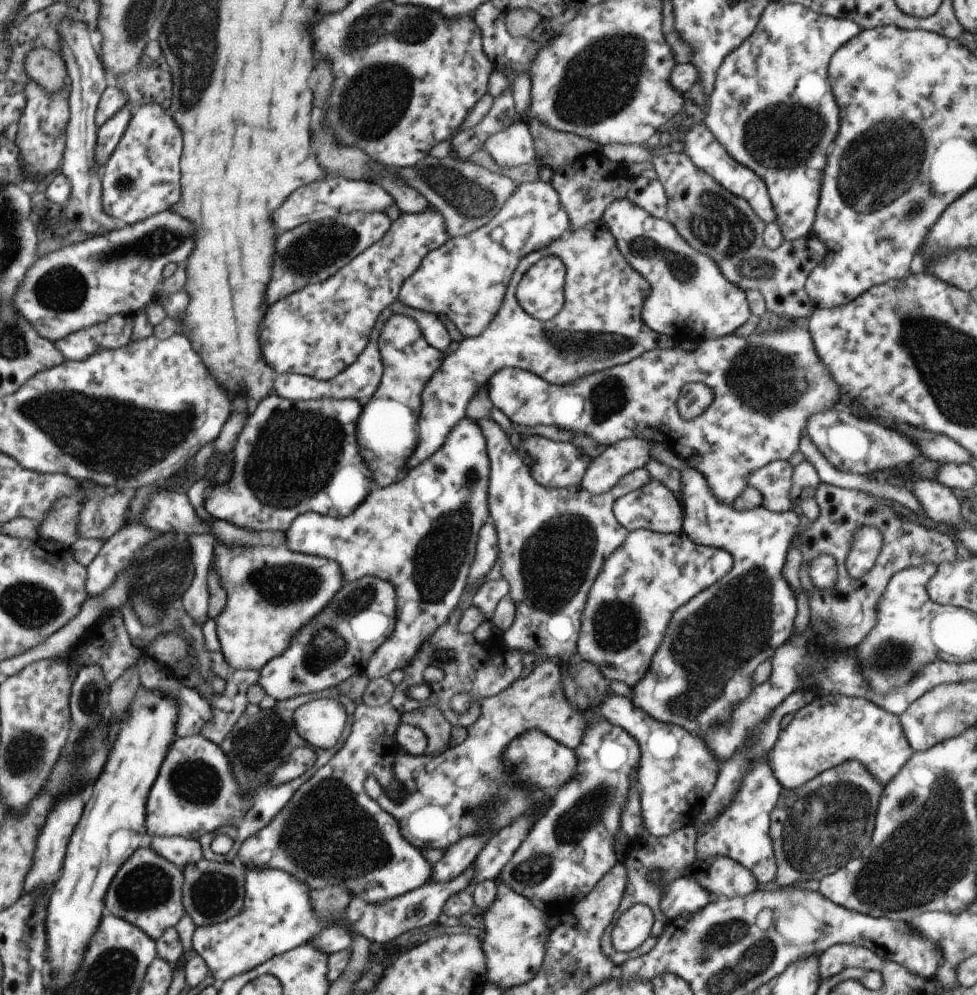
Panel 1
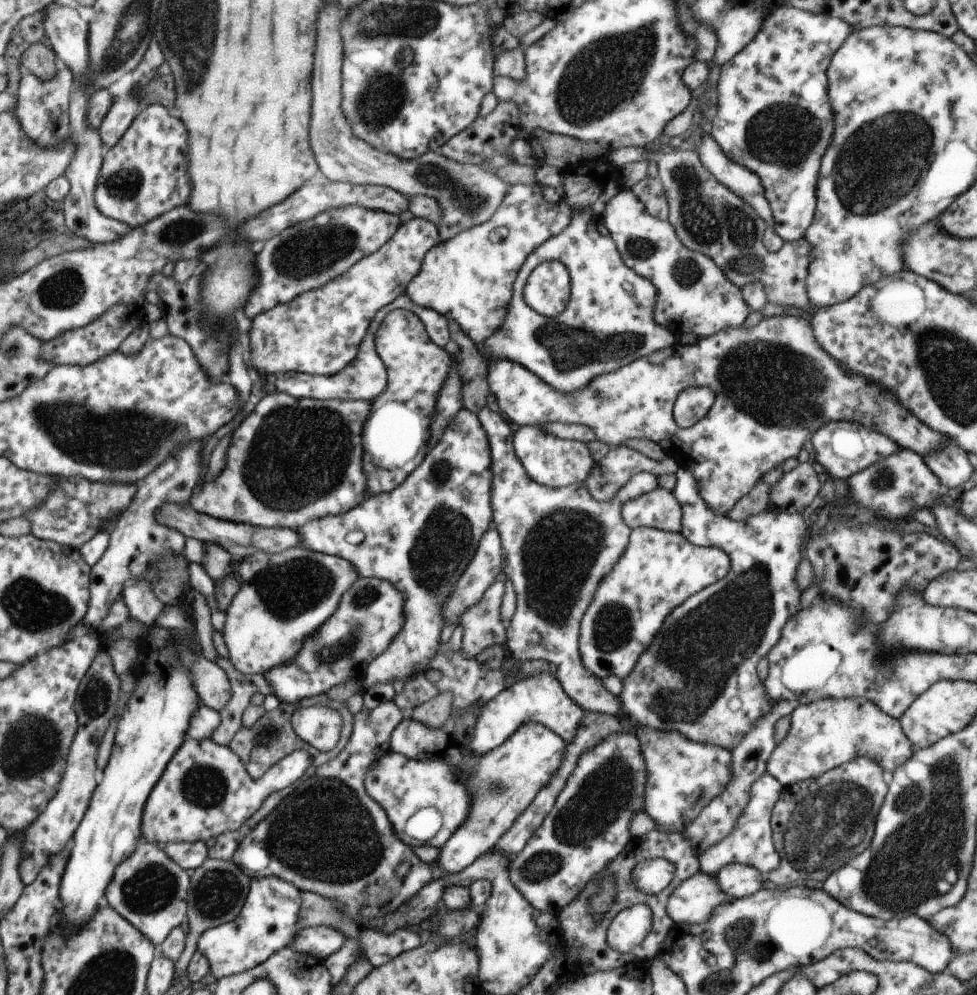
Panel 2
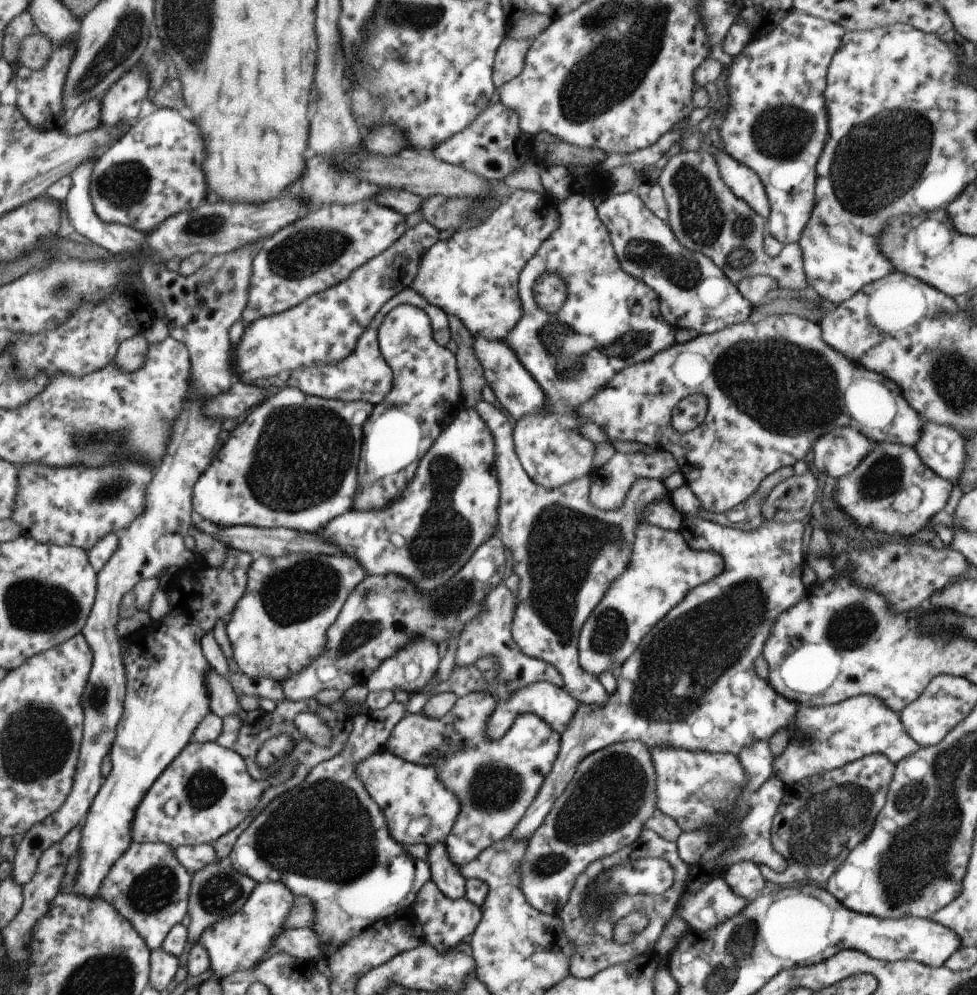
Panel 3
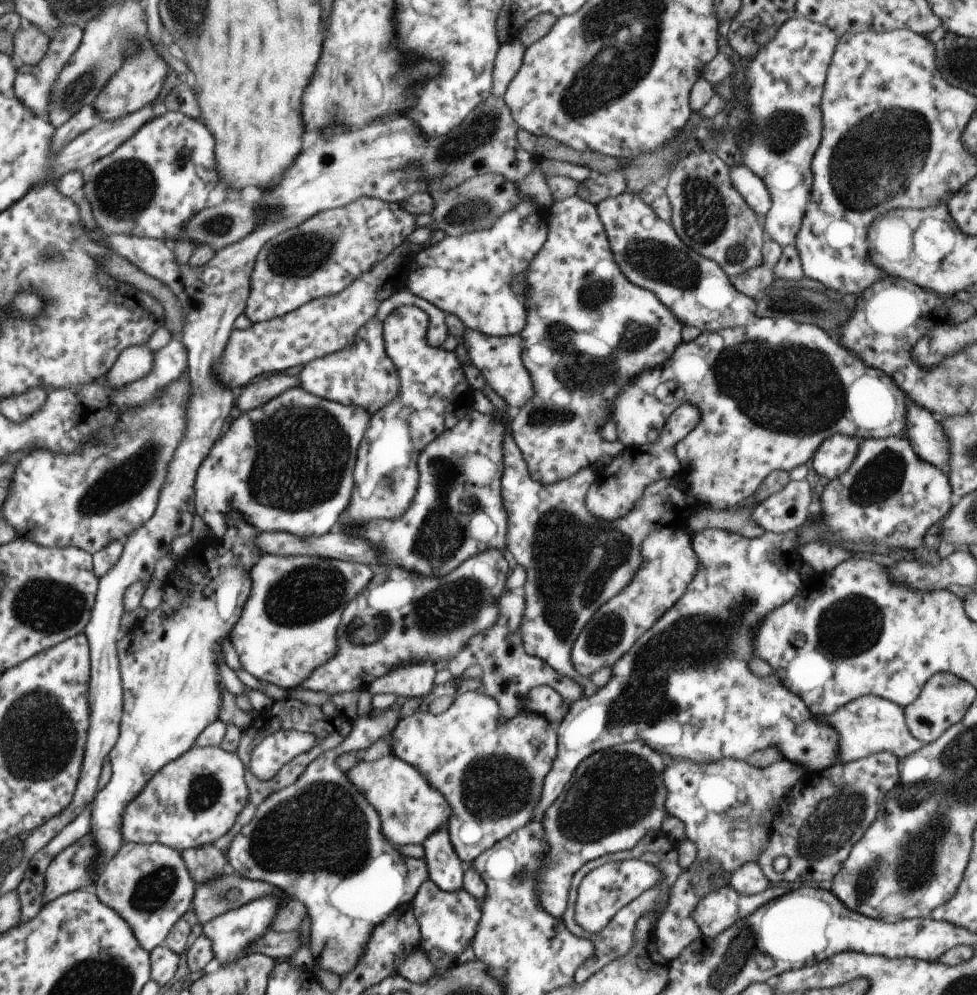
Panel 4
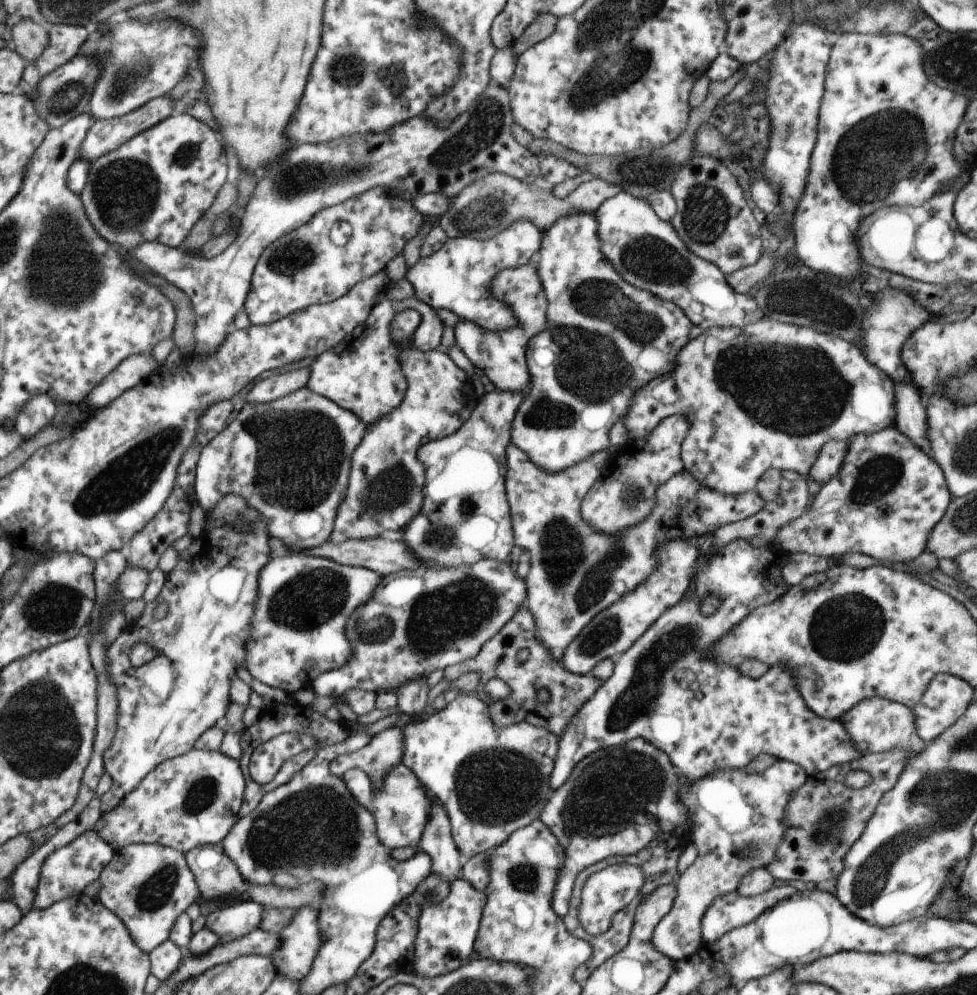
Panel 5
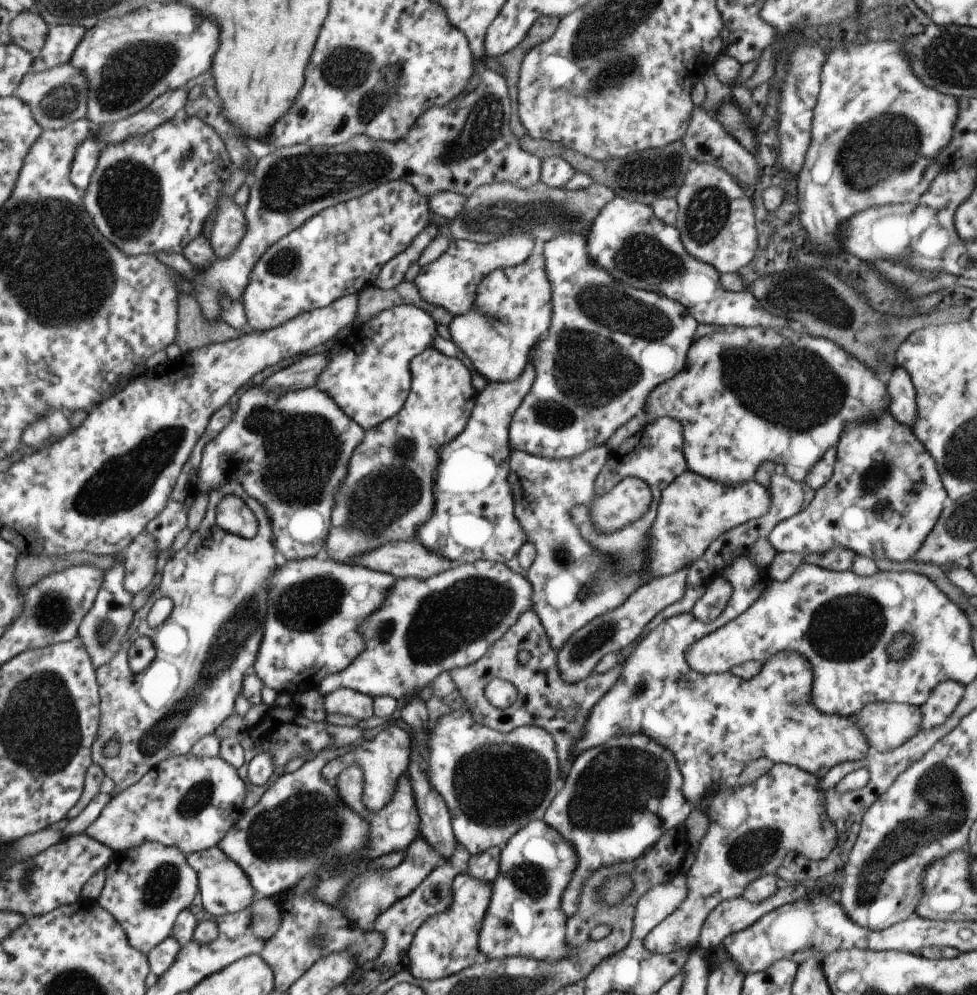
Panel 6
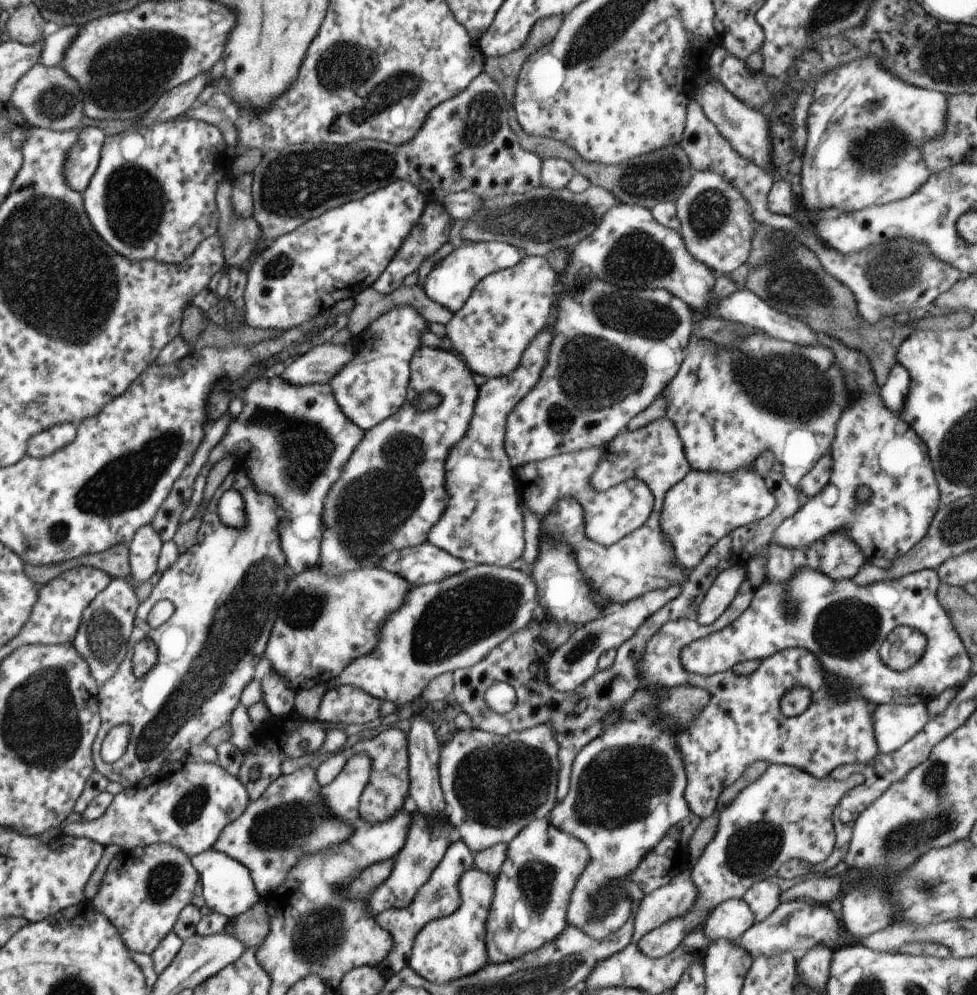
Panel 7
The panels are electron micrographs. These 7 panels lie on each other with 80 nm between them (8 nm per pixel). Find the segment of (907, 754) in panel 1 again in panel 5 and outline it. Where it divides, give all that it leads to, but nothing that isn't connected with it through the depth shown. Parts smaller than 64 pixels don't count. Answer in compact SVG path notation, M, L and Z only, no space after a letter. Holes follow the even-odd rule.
M877 697L863 699L838 719L844 724L850 741L862 752L862 756L865 753L884 753L893 749L909 749L916 754L926 744L918 737L911 708L895 701Z

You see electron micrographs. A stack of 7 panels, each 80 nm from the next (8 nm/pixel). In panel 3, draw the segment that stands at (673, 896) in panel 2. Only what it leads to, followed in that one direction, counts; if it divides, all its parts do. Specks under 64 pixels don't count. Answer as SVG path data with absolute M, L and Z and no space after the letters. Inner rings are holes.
M717 877L694 893L683 892L676 903L675 913L690 928L705 932L735 916L748 902L733 893L723 878Z

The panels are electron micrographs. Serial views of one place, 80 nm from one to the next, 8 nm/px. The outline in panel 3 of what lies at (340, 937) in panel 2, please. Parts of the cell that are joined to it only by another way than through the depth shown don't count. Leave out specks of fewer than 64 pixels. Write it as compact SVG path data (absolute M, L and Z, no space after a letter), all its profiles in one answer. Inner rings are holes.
M309 927L283 929L280 935L274 938L274 943L267 949L267 953L267 956L283 953L305 961L324 958L324 953L320 951L320 944Z

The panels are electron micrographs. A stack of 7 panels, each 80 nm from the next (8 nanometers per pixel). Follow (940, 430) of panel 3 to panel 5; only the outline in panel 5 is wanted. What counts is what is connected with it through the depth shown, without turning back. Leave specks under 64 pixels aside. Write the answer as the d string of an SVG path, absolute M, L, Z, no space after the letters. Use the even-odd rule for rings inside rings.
M909 381L893 382L894 426L907 435L913 444L929 453L926 439L926 414L923 400L915 385Z

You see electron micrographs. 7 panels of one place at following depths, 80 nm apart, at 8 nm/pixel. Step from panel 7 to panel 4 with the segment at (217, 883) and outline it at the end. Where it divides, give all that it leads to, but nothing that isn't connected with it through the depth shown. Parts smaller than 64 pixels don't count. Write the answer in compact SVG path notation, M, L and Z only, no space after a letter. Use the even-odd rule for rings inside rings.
M213 843L188 848L179 853L192 881L201 885L218 875L223 875L226 857Z

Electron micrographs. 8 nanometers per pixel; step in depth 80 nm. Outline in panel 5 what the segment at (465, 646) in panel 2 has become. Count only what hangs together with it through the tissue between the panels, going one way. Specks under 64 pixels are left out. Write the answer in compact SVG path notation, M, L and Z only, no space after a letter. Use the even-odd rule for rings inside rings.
M522 604L520 609L497 631L486 643L481 645L476 657L467 659L452 667L444 668L444 678L448 681L455 680L466 672L479 674L479 681L473 694L484 702L488 709L488 717L492 725L503 728L512 724L526 722L548 730L559 740L565 732L566 726L573 715L587 702L595 691L601 686L591 673L586 675L574 675L566 671L548 653L546 646L536 637L534 633L534 620L529 609ZM527 648L528 658L525 663L517 662L517 650ZM492 678L503 679L510 688L510 695L503 700L494 701L484 691L484 684ZM545 689L548 692L548 702L538 703L537 691Z

